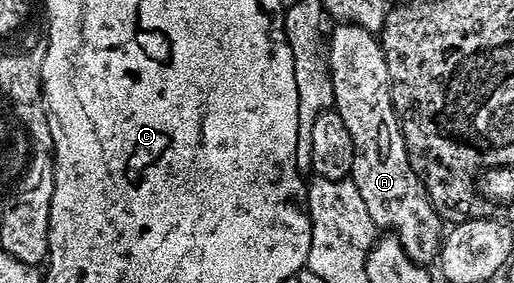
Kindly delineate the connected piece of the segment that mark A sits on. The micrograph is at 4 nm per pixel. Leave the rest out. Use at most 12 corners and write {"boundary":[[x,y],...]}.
{"boundary":[[380,38],[325,41],[349,180],[409,259],[438,258],[445,223],[409,163]]}

